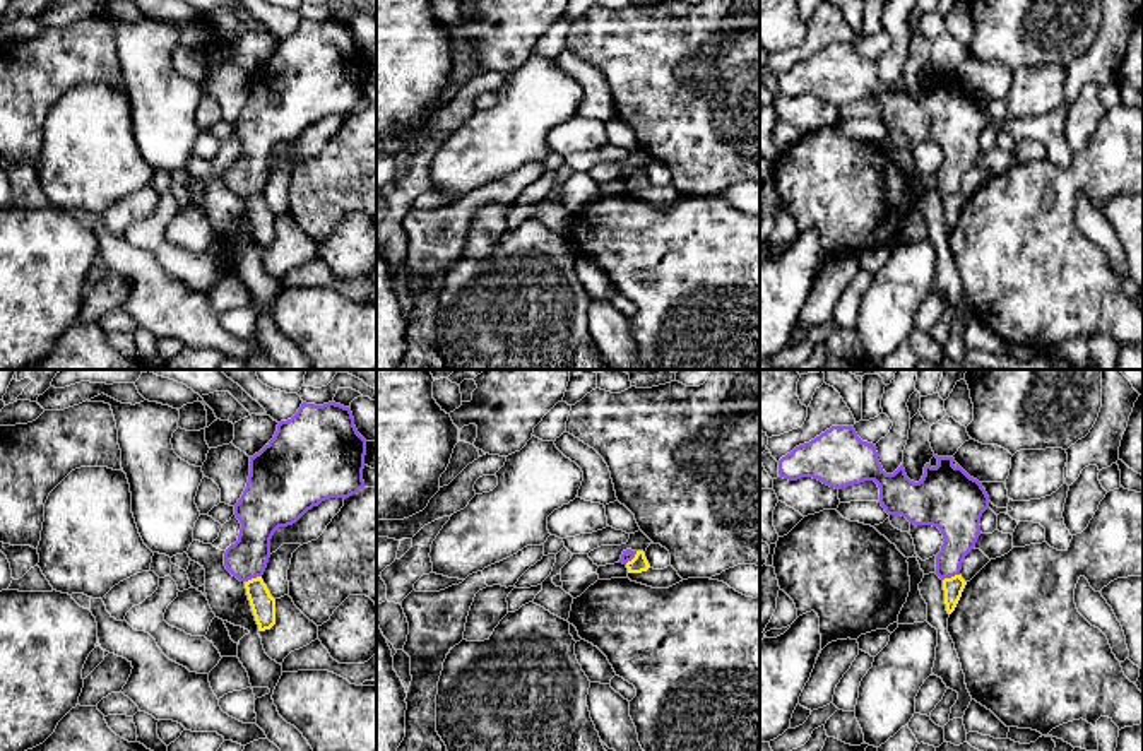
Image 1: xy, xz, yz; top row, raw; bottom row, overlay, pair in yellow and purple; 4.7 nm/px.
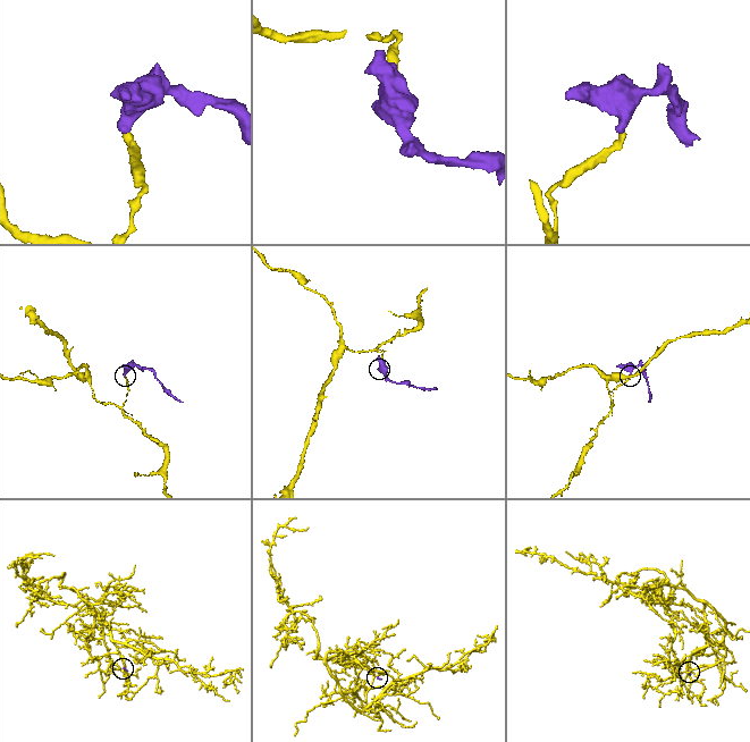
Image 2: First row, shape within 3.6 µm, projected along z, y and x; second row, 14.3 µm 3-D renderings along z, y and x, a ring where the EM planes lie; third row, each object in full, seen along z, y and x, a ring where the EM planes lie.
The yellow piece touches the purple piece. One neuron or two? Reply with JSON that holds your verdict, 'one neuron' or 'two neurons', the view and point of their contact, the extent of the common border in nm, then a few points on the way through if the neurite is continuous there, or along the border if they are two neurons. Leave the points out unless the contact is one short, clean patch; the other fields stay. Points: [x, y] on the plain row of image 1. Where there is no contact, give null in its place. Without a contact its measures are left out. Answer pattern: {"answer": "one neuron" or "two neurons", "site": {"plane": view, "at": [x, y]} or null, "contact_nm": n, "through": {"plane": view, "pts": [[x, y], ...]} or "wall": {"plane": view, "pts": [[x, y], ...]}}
{"answer": "two neurons", "site": {"plane": "xy", "at": [252, 195]}, "contact_nm": 90, "wall": {"plane": "xy", "pts": [[260, 192], [245, 199]]}}

